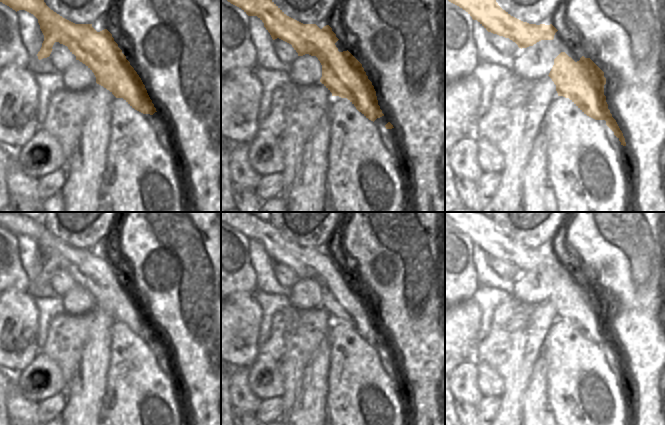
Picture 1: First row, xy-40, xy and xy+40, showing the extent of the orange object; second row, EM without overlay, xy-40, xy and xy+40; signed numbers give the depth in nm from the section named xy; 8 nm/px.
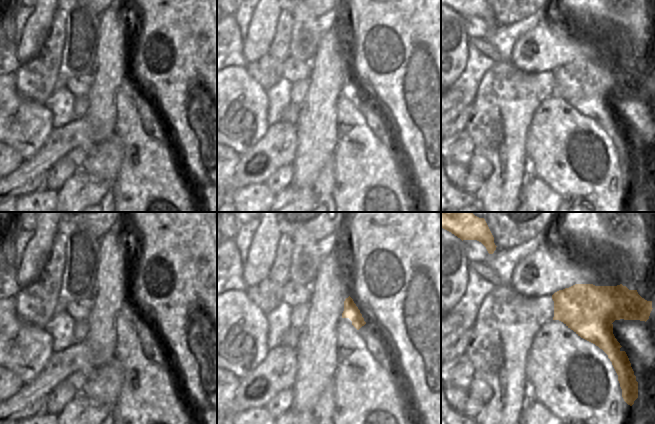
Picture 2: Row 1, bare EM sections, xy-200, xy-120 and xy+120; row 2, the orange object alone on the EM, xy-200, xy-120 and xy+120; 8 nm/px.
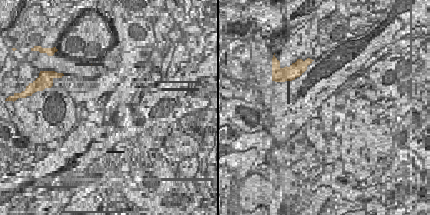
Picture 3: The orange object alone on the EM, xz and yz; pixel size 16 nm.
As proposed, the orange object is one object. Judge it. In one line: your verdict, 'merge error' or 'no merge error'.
merge error

